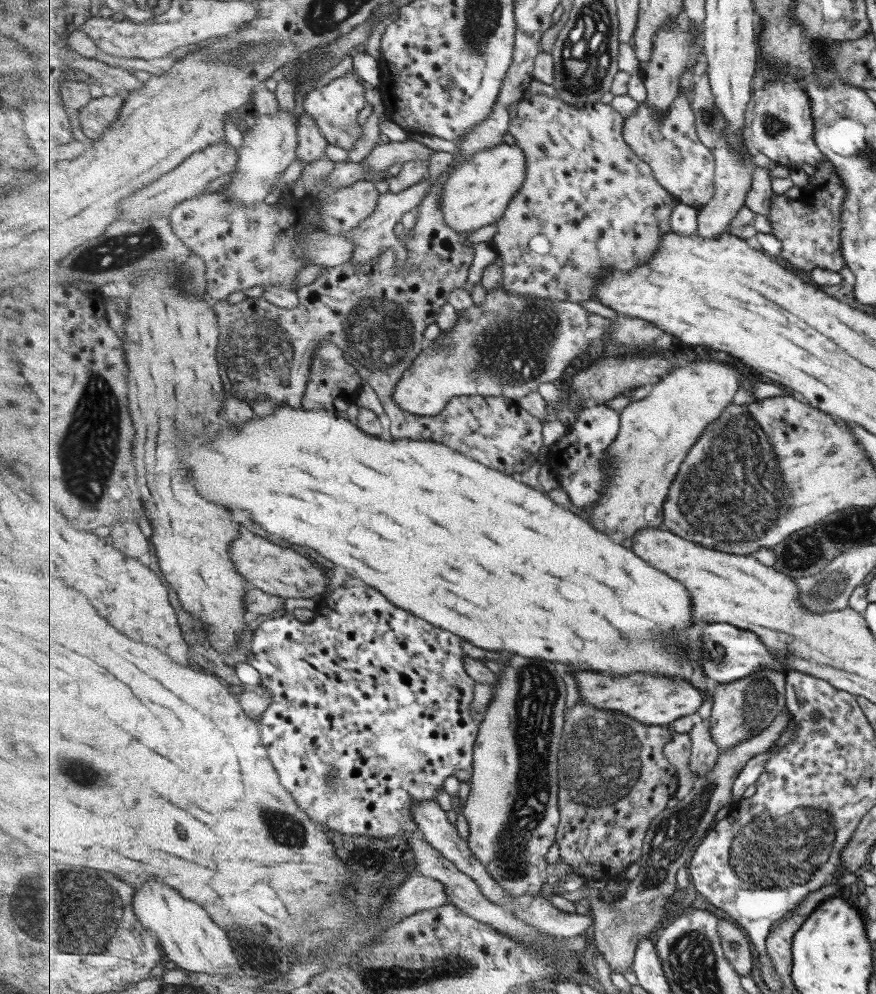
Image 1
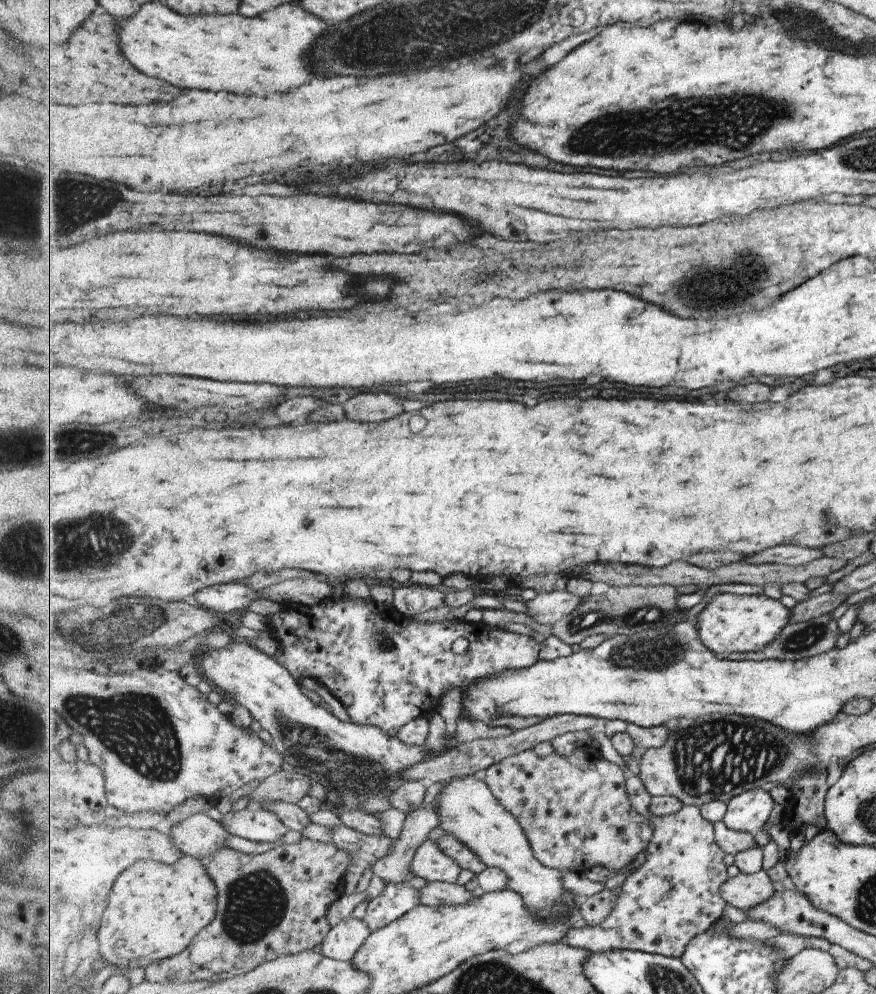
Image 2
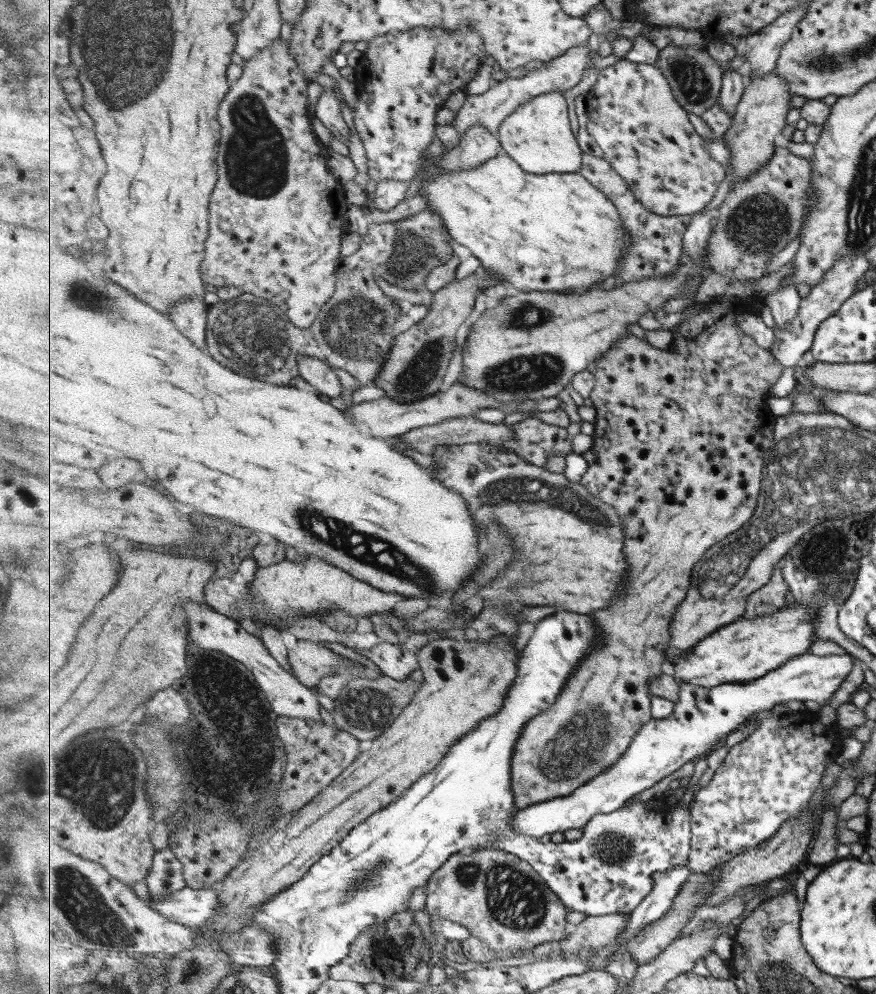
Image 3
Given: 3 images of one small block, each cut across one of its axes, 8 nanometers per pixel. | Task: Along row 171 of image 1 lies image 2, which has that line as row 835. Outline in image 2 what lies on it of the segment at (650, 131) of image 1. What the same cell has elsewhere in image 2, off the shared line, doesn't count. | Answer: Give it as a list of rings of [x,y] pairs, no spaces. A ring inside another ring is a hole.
[[[628,774],[626,787],[634,808],[655,824],[655,834],[648,848],[644,851],[646,860],[639,869],[631,873],[621,886],[618,904],[614,912],[603,920],[602,924],[583,928],[570,928],[565,942],[570,946],[589,950],[593,953],[607,953],[617,950],[633,950],[645,953],[664,955],[665,957],[681,958],[687,946],[699,935],[708,932],[722,917],[728,903],[723,899],[722,887],[727,883],[729,874],[723,862],[725,852],[715,840],[713,823],[702,815],[702,808],[684,805],[677,814],[656,817],[651,814],[653,796],[643,784],[640,775]]]

